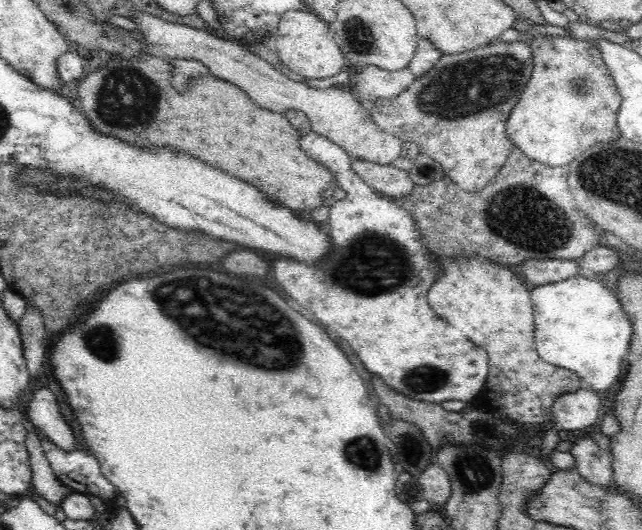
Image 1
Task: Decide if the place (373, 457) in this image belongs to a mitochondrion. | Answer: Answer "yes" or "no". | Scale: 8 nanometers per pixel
yes

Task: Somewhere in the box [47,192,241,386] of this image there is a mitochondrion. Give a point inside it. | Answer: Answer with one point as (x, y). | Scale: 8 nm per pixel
(102, 342)

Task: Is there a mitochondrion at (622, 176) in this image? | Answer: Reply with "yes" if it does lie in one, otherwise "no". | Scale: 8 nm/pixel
yes

